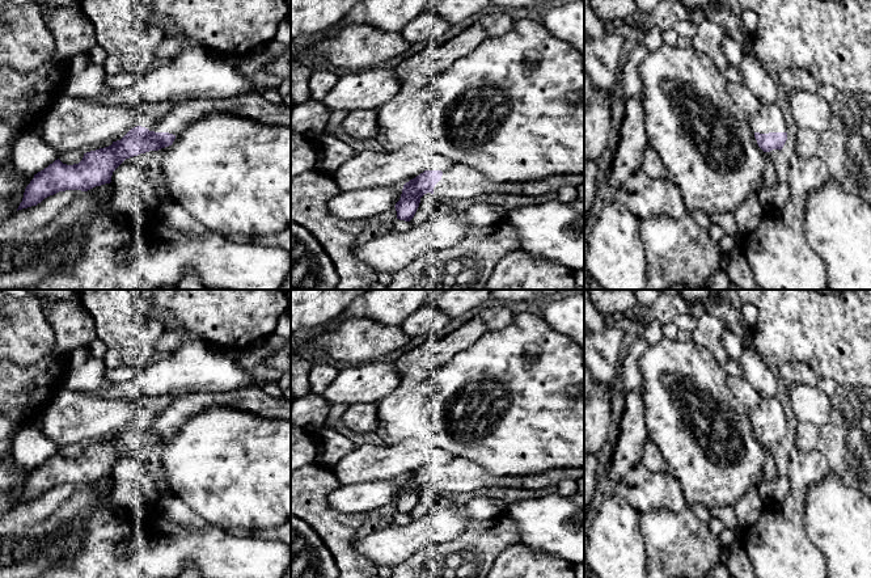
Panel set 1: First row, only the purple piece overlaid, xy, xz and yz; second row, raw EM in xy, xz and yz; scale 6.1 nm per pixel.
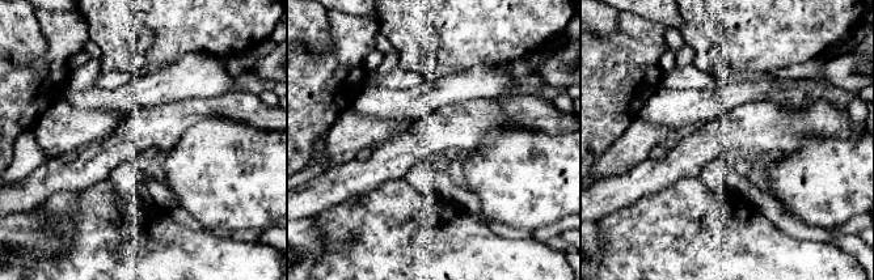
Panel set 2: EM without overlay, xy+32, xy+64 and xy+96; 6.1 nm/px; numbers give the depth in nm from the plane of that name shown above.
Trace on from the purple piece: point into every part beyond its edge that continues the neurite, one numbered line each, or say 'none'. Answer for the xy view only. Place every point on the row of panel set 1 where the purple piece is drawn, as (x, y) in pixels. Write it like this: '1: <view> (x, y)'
1: xy (256, 106)

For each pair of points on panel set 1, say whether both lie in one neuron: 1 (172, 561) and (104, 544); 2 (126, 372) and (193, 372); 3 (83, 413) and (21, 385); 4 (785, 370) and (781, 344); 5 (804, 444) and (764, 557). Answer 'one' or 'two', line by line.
1: one
2: two
3: two
4: two
5: two

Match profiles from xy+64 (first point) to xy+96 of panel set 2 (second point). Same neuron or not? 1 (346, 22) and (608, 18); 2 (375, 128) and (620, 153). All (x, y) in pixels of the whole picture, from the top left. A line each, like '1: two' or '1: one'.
1: two
2: one

